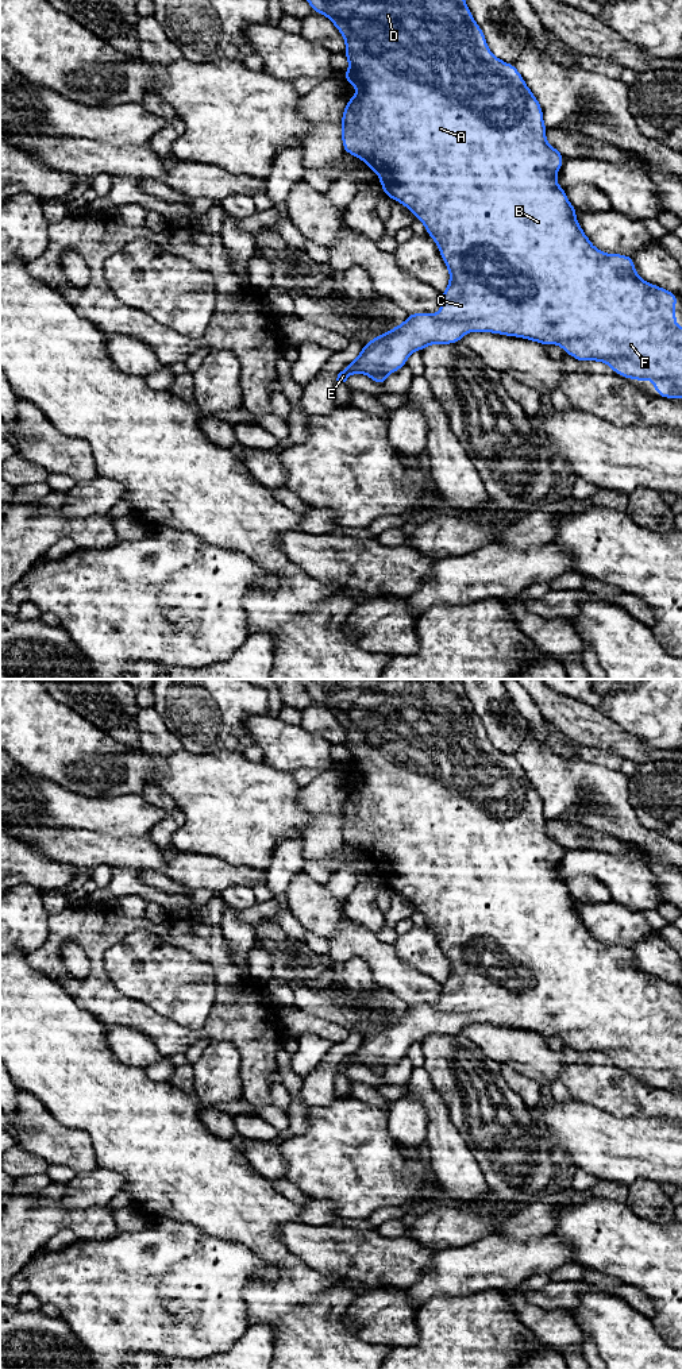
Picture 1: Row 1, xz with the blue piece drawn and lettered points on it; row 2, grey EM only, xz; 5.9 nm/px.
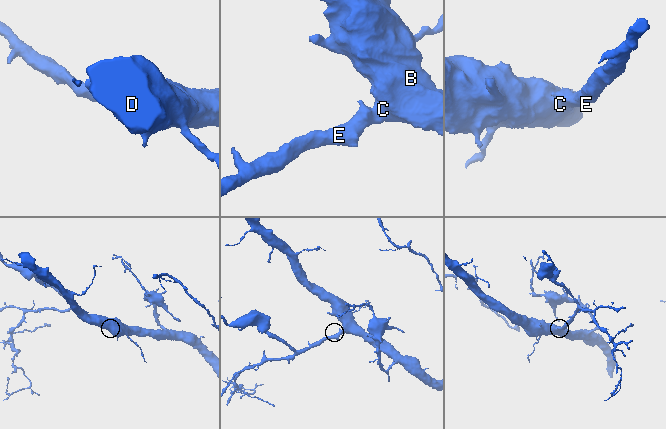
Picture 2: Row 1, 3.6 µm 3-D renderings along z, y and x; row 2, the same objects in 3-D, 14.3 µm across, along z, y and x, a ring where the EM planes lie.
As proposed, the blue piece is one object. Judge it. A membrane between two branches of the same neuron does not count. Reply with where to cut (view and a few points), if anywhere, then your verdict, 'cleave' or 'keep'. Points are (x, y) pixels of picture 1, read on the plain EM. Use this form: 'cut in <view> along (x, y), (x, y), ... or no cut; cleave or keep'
no cut; keep

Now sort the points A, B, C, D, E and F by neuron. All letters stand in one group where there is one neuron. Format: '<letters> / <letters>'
A B C D E F

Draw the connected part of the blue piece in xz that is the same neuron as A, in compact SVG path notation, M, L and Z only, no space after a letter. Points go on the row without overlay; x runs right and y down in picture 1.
M301 679L312 702L327 707L346 732L344 747L348 751L348 761L343 766L351 774L358 786L348 788L342 807L343 841L373 860L378 865L382 882L392 891L400 892L416 910L420 911L427 925L435 932L440 946L450 963L448 979L442 984L442 996L438 1006L409 1004L406 1011L384 1026L367 1033L352 1054L347 1056L336 1072L346 1073L351 1065L362 1064L384 1077L390 1064L405 1057L413 1042L421 1042L432 1036L452 1036L462 1033L469 1023L492 1023L505 1027L517 1027L539 1033L543 1037L559 1036L566 1045L579 1053L604 1053L612 1061L635 1072L651 1071L658 1087L664 1090L682 1090L682 1019L675 1015L677 984L671 984L651 973L644 973L635 961L632 948L621 945L605 945L596 940L577 913L577 901L570 895L565 880L556 875L556 864L562 859L565 848L546 832L543 801L529 782L515 756L506 755L492 745L481 718L474 713L466 697L466 689L458 679Z

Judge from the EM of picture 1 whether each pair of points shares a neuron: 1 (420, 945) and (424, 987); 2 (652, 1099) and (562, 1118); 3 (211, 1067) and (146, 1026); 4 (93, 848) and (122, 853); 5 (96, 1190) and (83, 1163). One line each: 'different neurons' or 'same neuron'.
1: different neurons
2: different neurons
3: different neurons
4: same neuron
5: different neurons

